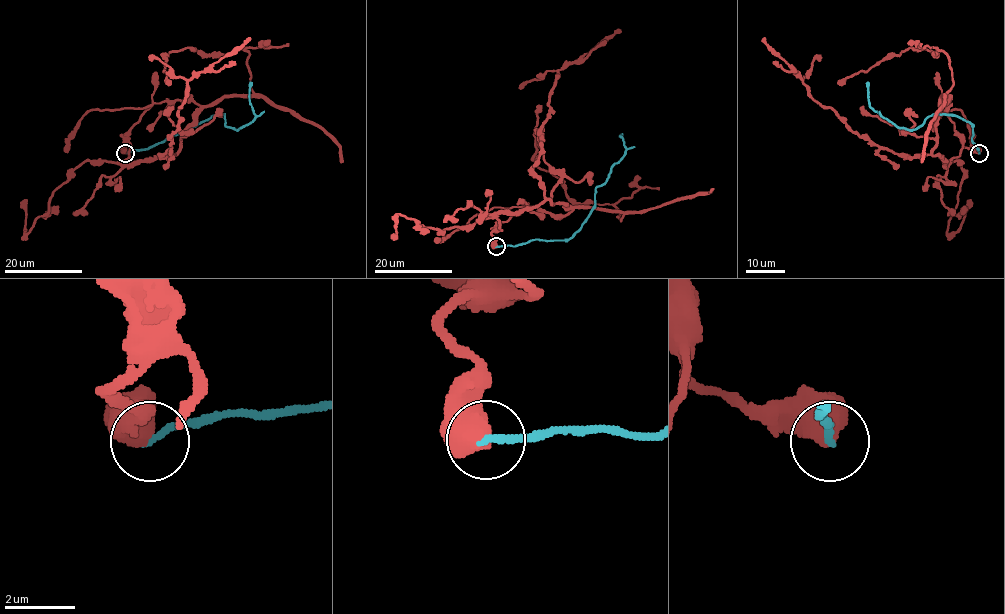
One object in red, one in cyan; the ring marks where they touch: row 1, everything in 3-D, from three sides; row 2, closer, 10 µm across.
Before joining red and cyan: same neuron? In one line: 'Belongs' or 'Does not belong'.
Does not belong

